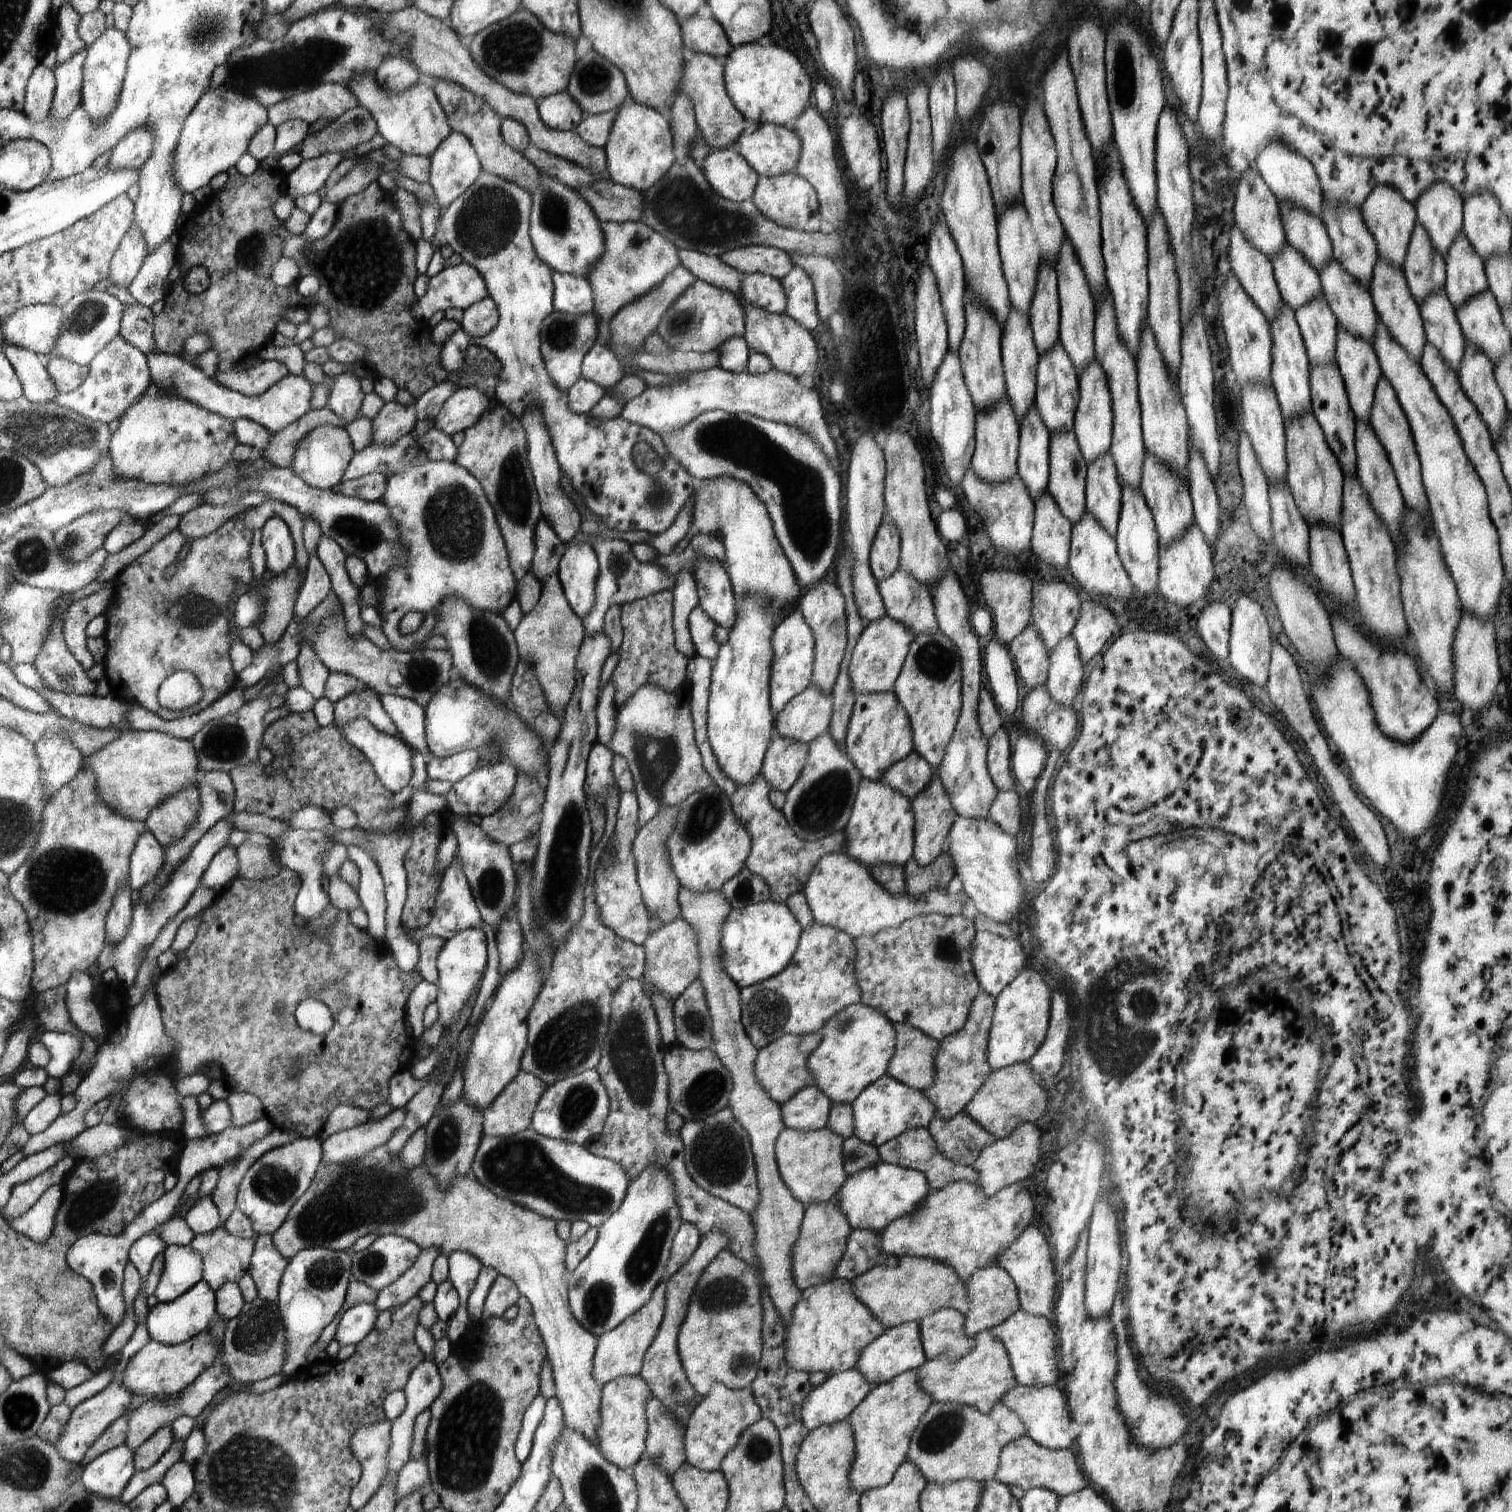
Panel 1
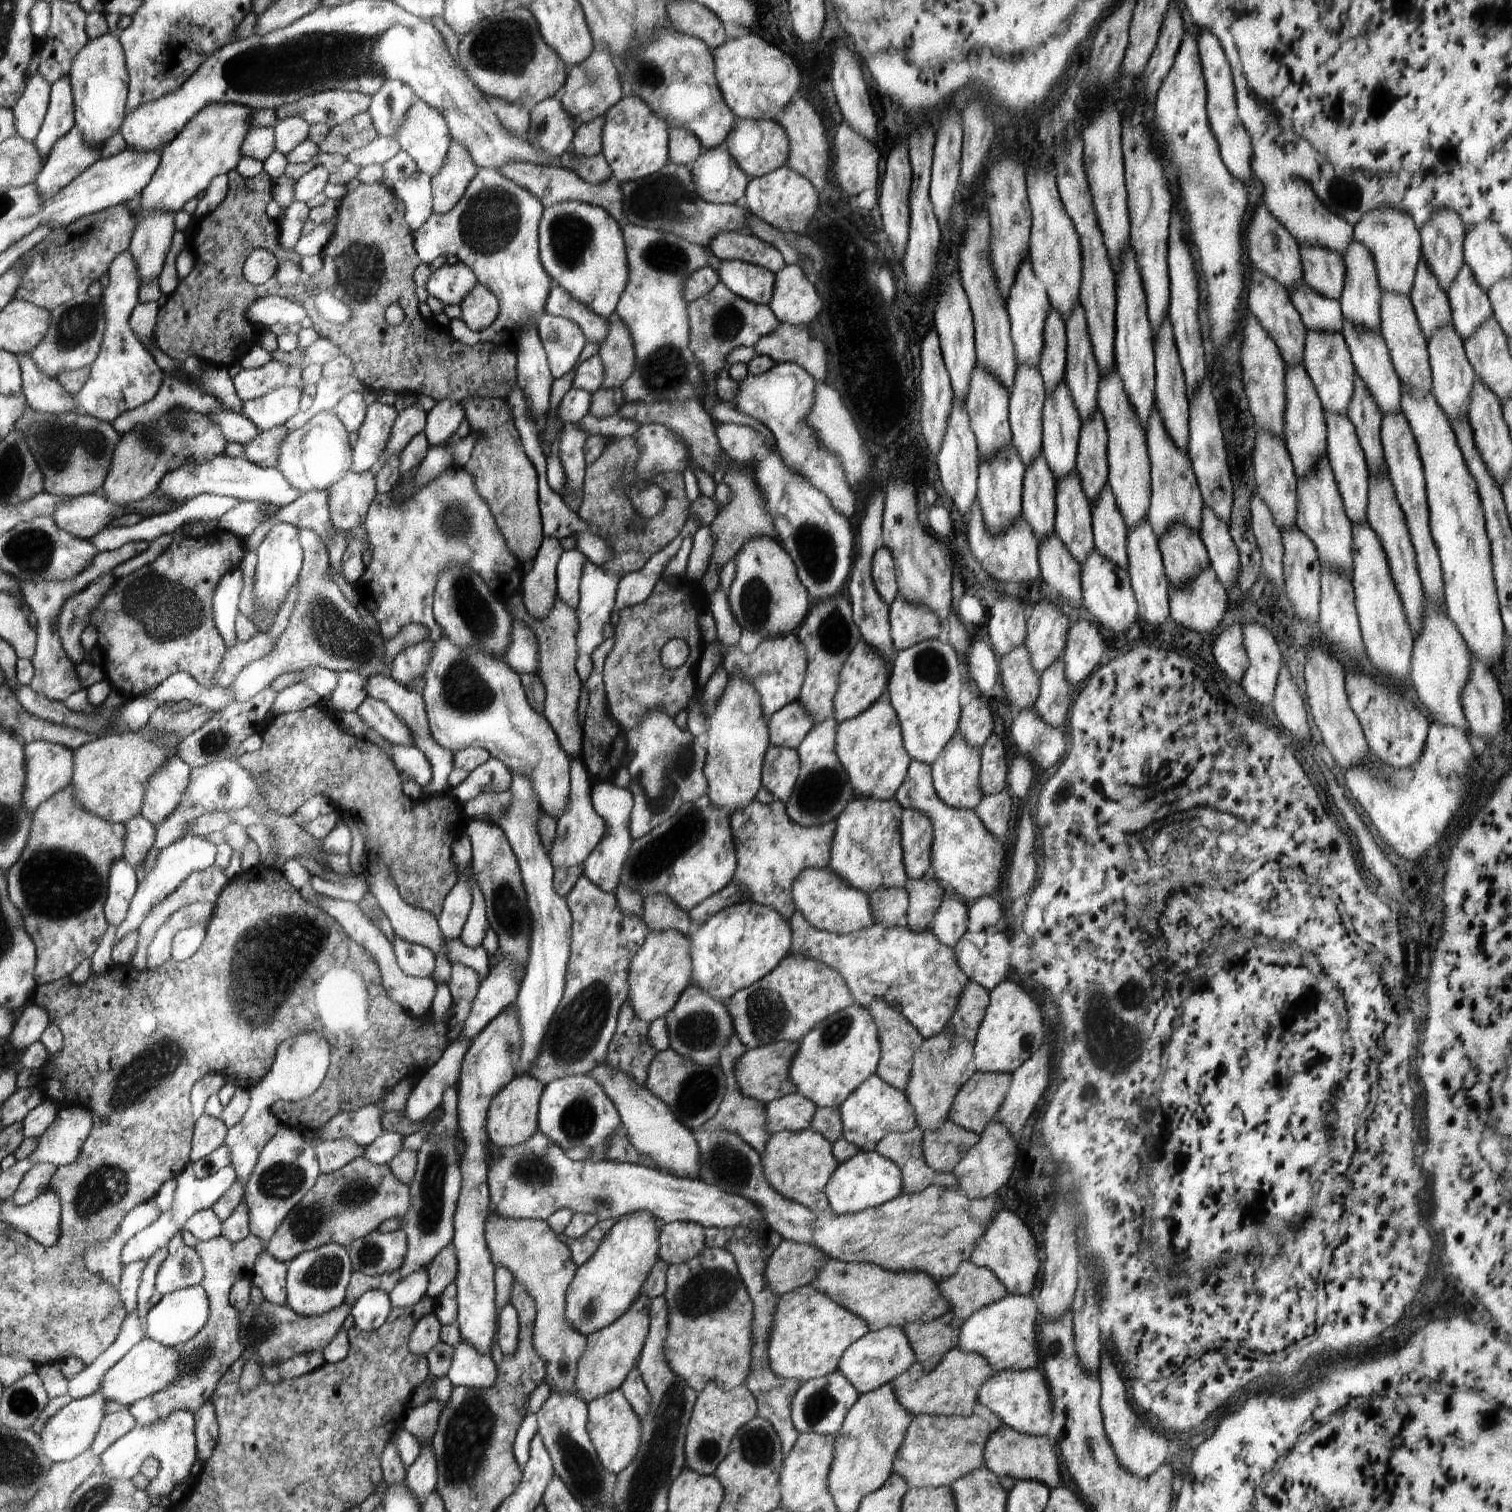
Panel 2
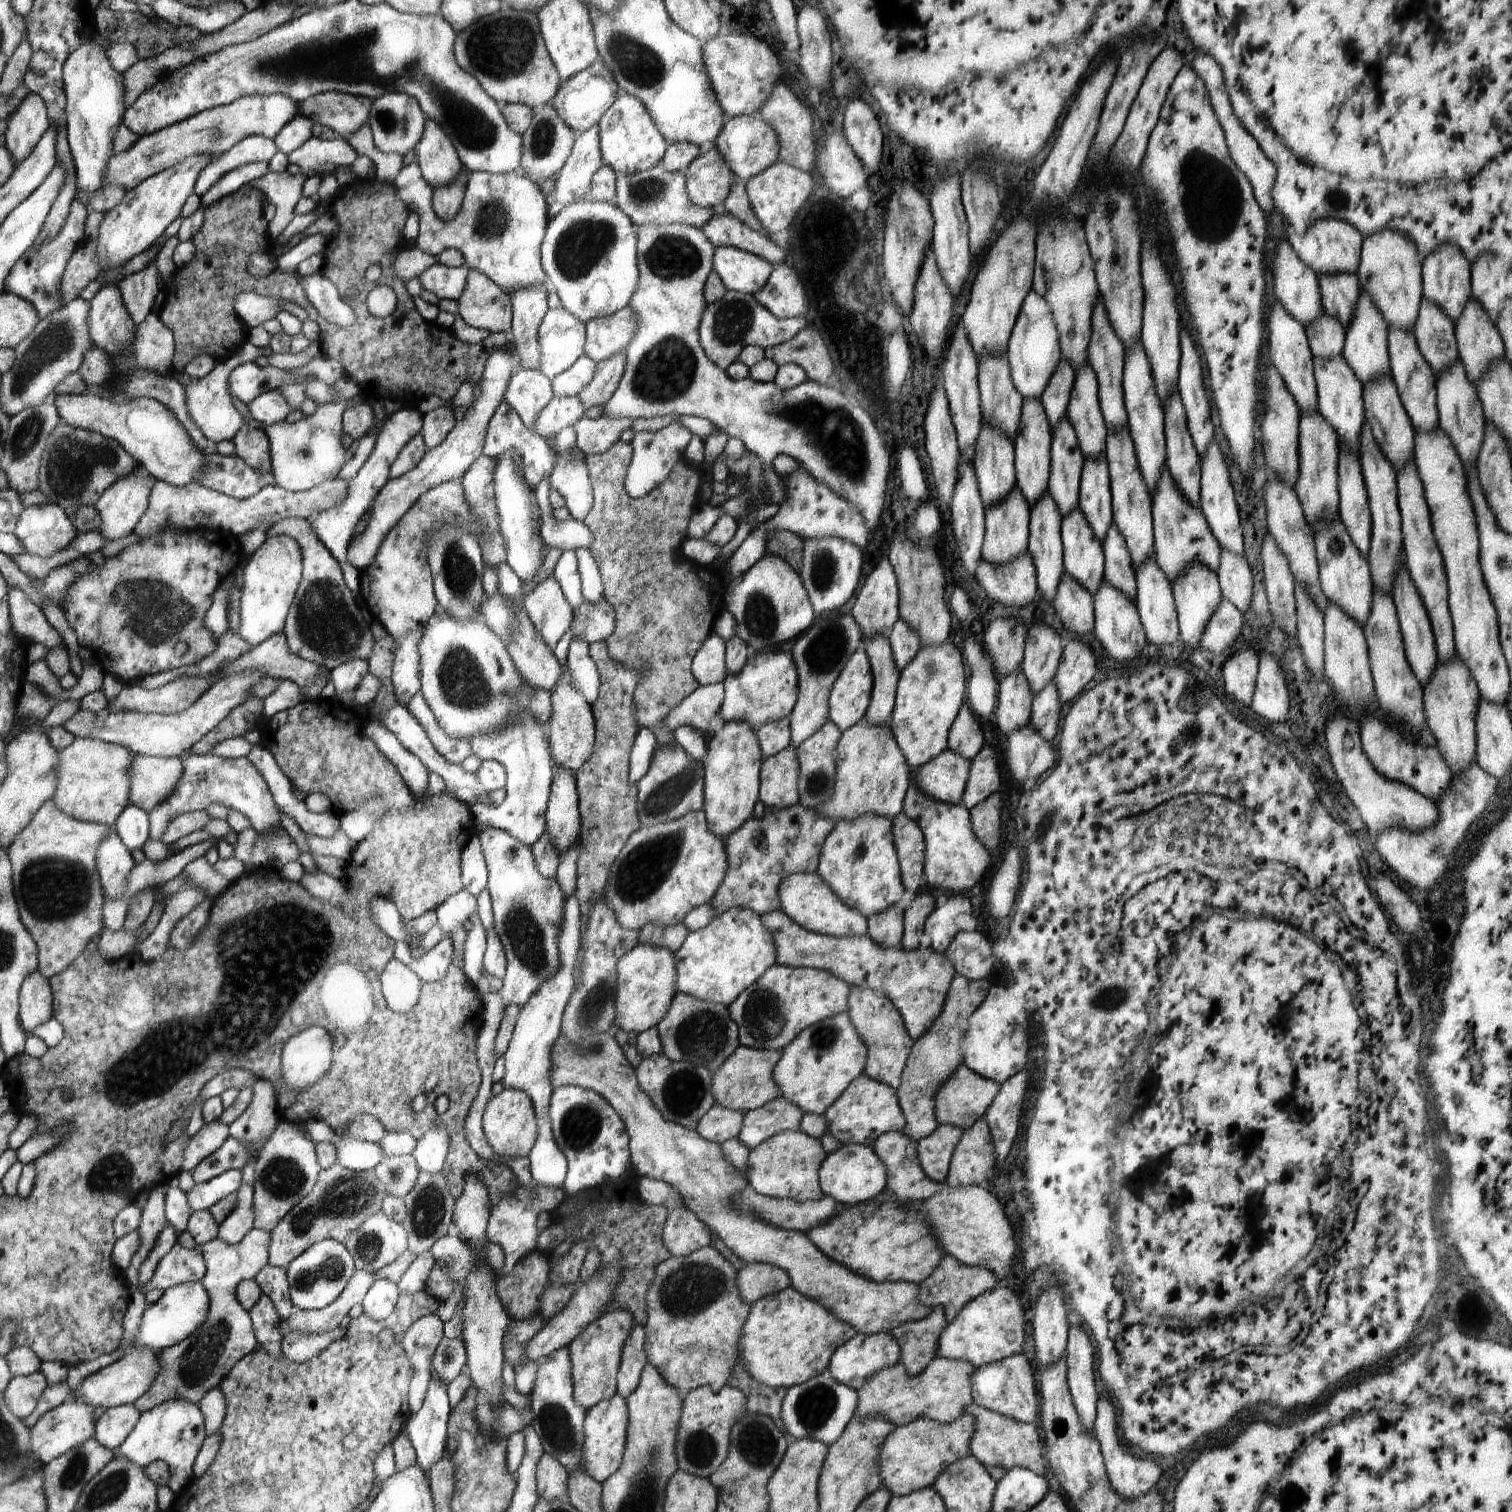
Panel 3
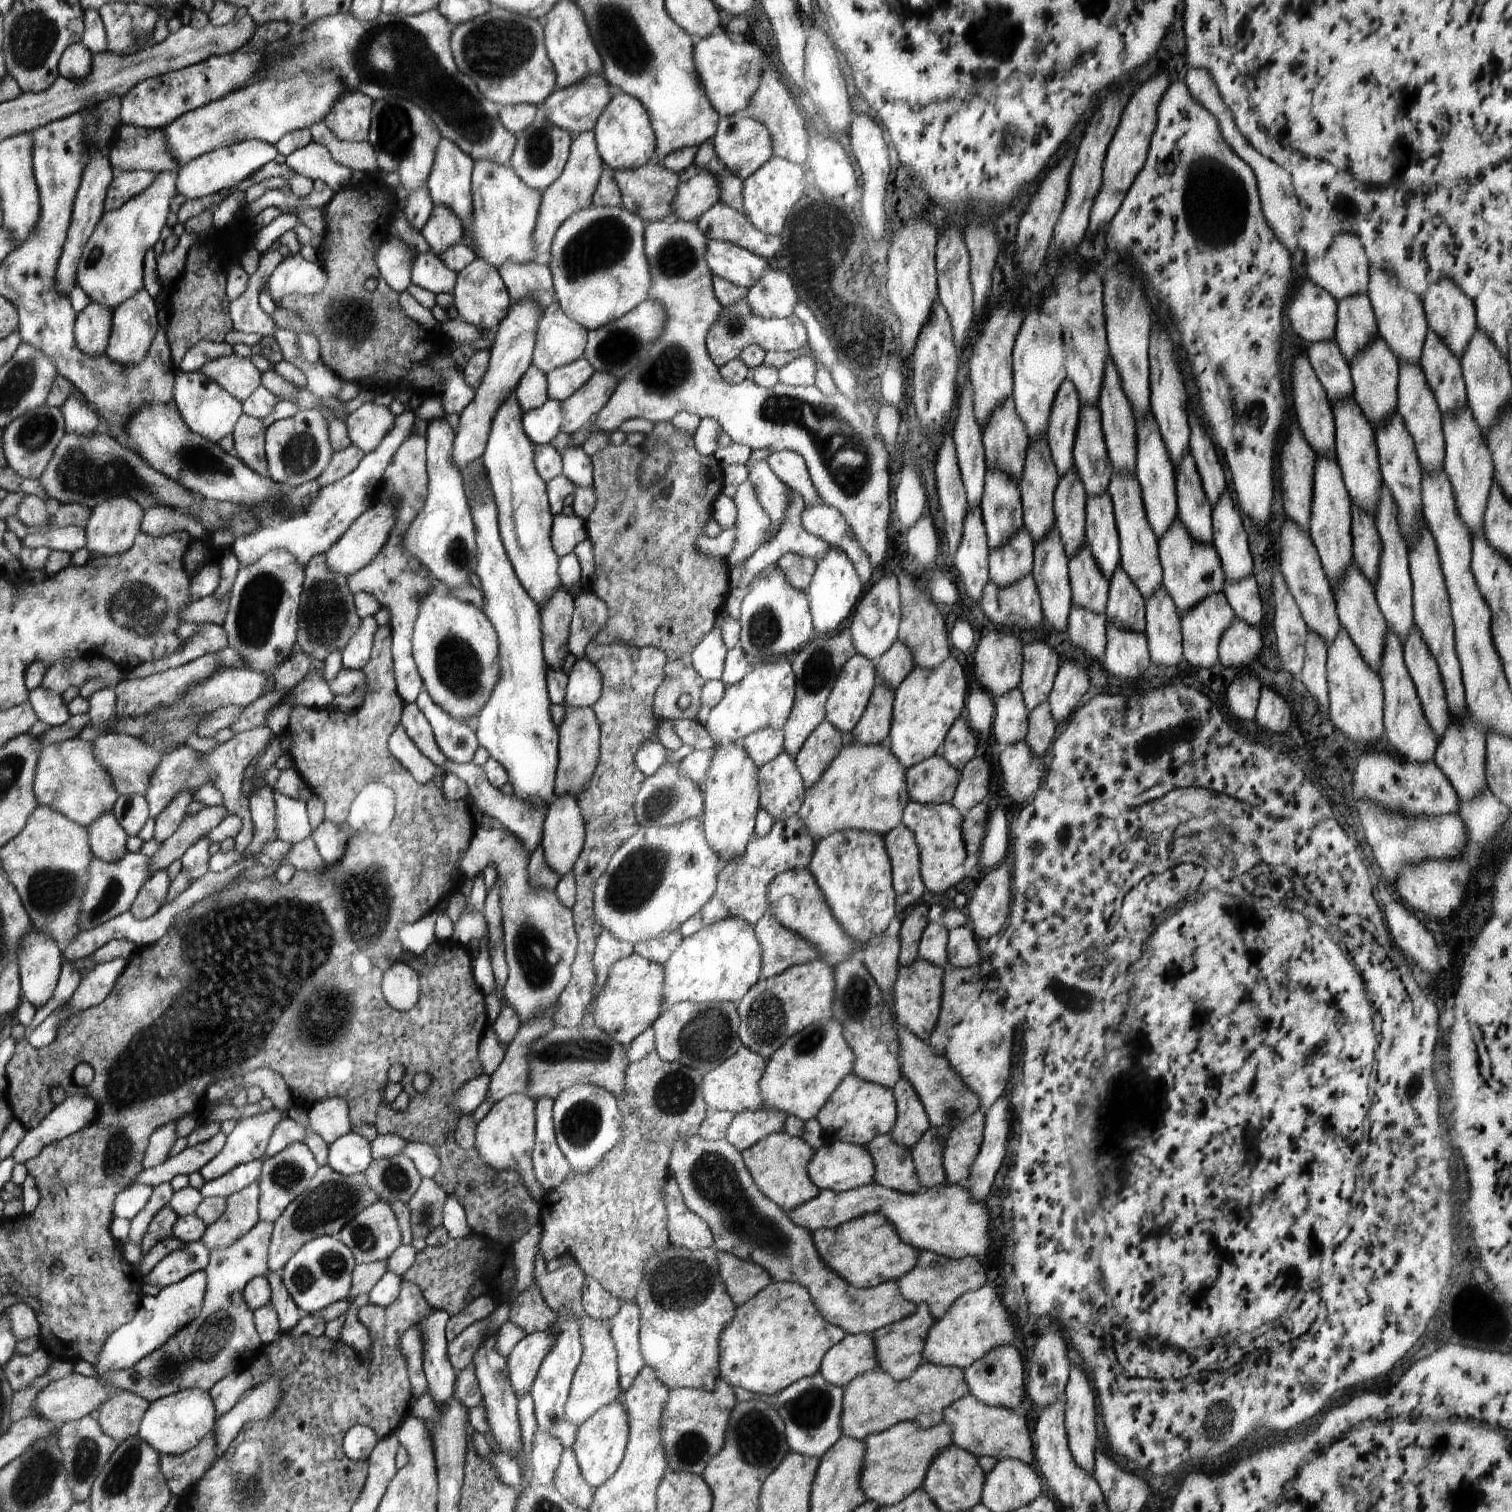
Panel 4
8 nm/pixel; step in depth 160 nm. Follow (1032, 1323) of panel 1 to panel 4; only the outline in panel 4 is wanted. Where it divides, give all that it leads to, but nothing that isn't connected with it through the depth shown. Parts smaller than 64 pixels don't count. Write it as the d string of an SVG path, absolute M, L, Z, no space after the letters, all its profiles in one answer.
M985 1285L978 1291L970 1290L958 1298L949 1313L933 1323L925 1345L924 1362L966 1370L972 1362L978 1361L990 1350L1013 1341L1014 1328L1002 1300L990 1286Z

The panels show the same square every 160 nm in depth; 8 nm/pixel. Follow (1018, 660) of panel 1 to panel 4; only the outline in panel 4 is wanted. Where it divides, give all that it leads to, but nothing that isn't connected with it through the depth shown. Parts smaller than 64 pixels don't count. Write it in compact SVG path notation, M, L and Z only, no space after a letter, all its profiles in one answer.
M1014 688L994 700L994 722L991 736L1003 746L1008 747L1026 739L1029 712L1024 706L1022 692Z

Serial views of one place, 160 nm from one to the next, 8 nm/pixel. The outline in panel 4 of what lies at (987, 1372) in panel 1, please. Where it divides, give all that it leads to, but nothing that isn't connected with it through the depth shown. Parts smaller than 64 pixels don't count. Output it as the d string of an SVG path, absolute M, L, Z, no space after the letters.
M923 1362L913 1377L897 1381L878 1366L870 1373L855 1377L844 1388L841 1430L844 1436L863 1440L870 1434L883 1432L902 1422L917 1422L921 1428L930 1428L938 1425L943 1420L944 1411L967 1393L968 1380L960 1368Z

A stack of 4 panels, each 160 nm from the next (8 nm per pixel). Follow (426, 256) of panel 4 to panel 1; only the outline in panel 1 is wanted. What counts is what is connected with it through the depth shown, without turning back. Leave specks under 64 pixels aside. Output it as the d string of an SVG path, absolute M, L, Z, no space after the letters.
M462 262L446 264L436 276L430 277L428 291L414 304L414 318L430 321L434 312L454 308L463 312L487 297L484 276L476 267Z

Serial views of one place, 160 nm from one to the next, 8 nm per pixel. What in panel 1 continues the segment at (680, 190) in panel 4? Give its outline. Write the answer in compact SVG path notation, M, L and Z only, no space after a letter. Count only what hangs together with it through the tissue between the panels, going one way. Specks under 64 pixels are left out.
M736 147L712 150L700 168L711 187L726 200L742 202L753 198L759 174Z

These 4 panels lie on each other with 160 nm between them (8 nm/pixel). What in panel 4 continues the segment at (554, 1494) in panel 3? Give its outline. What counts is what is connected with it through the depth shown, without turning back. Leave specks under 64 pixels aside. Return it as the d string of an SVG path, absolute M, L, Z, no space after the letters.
M538 1431L534 1438L533 1453L530 1462L537 1483L551 1487L561 1466L561 1455L564 1453L562 1442L550 1432Z

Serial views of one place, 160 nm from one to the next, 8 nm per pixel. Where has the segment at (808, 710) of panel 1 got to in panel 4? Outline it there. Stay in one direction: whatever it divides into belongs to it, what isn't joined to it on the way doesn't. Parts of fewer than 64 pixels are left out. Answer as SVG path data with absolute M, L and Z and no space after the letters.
M762 729L741 742L746 754L757 766L768 765L785 749L783 730Z

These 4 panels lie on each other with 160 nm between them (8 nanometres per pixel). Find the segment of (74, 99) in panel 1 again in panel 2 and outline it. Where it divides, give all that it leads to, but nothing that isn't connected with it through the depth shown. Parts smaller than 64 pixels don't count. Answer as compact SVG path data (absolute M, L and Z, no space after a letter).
M68 76L52 86L52 100L49 102L48 114L41 132L34 140L38 154L43 160L48 160L52 146L62 139L66 132L74 127L74 102L72 88Z

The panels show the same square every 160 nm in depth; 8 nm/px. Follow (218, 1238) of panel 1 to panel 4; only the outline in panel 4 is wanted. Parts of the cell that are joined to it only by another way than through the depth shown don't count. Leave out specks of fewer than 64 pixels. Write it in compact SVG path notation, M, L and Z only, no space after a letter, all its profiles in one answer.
M260 1221L245 1237L233 1246L209 1252L206 1266L206 1293L197 1319L180 1328L160 1348L142 1358L134 1367L108 1370L97 1374L108 1386L138 1394L152 1403L182 1390L202 1388L211 1390L222 1378L249 1369L261 1352L264 1342L256 1330L253 1311L244 1301L244 1290L258 1276L269 1273L269 1245L272 1241L272 1222Z

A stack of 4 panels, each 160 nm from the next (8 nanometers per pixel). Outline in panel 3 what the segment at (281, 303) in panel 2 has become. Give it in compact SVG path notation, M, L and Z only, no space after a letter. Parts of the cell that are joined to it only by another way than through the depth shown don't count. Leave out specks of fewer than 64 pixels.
M240 292L232 300L232 306L251 329L264 324L266 320L275 319L276 314L281 312L279 299L258 295L256 292Z

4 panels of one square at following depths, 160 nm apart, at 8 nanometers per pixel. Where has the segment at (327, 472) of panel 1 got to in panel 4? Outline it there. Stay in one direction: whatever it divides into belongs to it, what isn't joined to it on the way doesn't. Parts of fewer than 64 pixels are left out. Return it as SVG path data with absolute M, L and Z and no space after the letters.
M299 410L293 418L278 419L267 423L265 452L269 476L274 482L300 487L314 481L330 464L334 454L330 446L328 424L318 410Z

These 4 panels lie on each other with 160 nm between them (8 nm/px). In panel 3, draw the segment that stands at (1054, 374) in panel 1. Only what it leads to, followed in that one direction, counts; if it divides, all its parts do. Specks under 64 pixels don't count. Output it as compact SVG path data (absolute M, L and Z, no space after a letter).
M1067 416L1051 432L1050 482L1047 492L1058 506L1062 518L1070 516L1072 510L1079 508L1080 478L1084 468L1084 458L1078 448L1078 440Z

